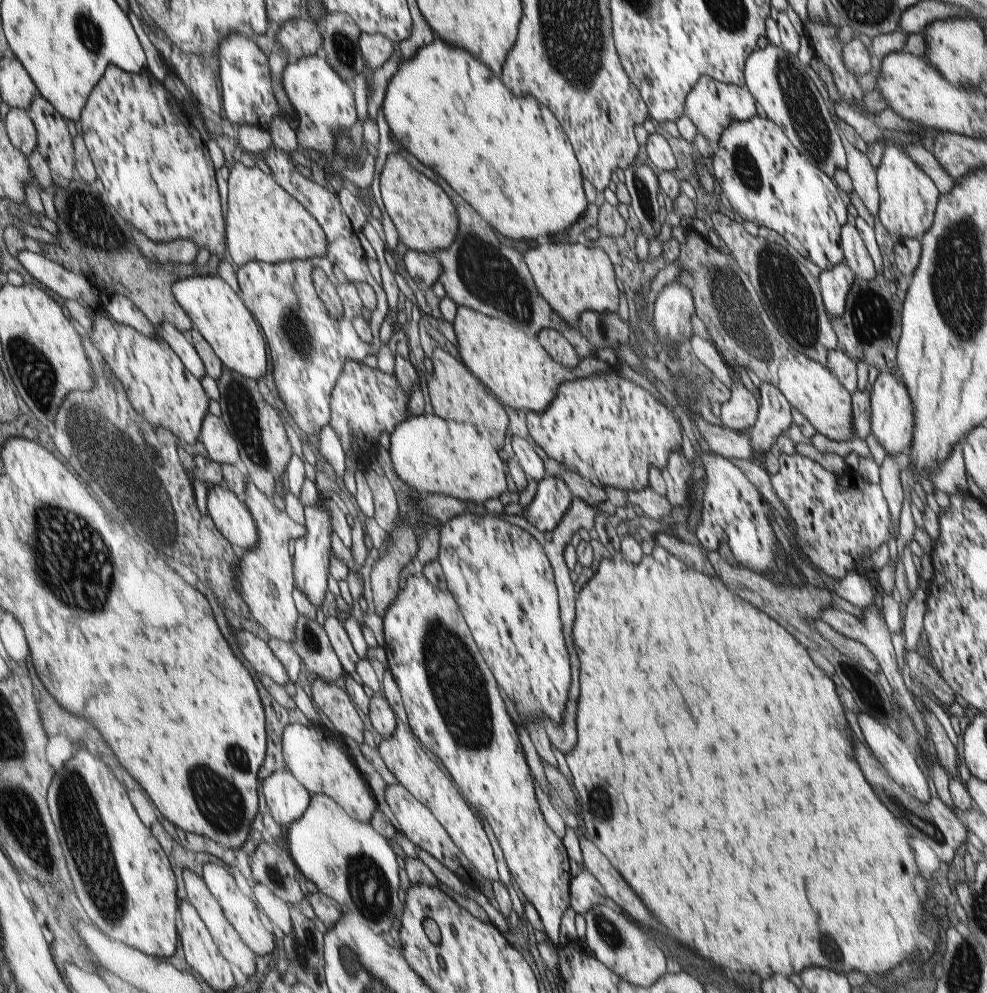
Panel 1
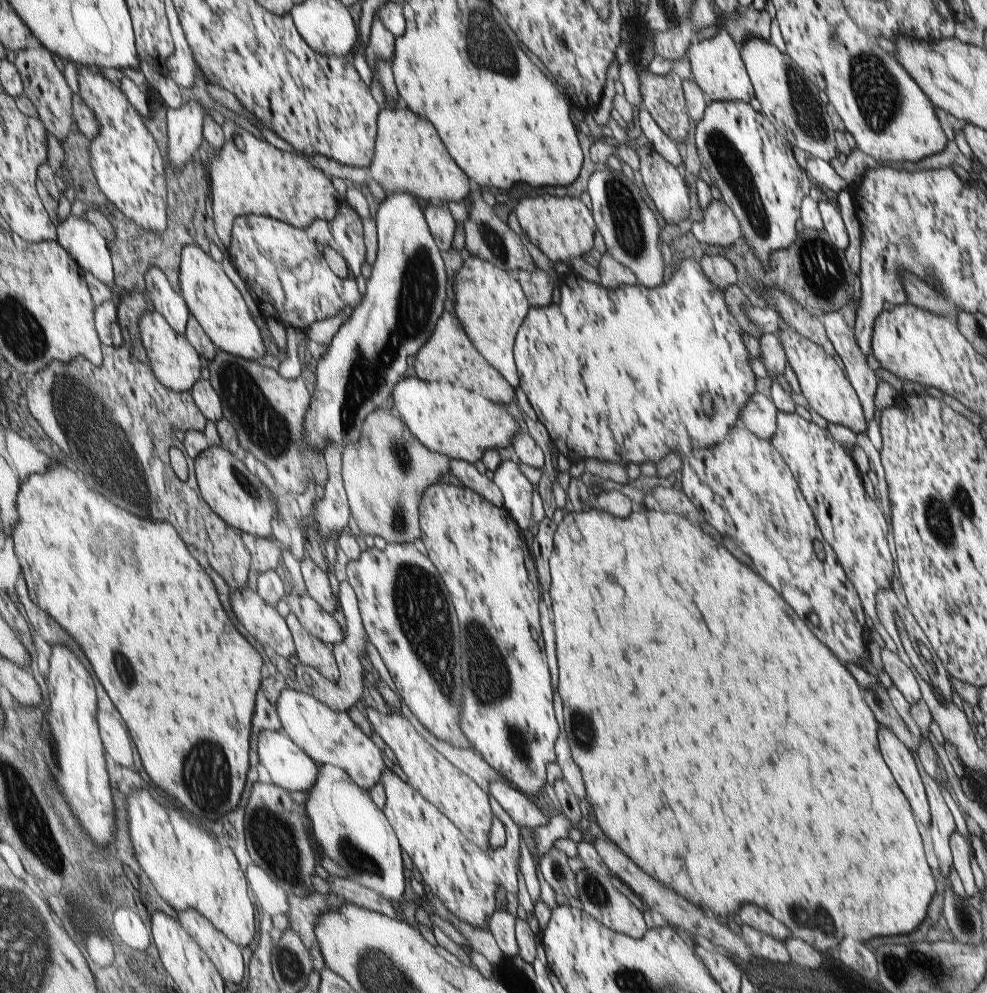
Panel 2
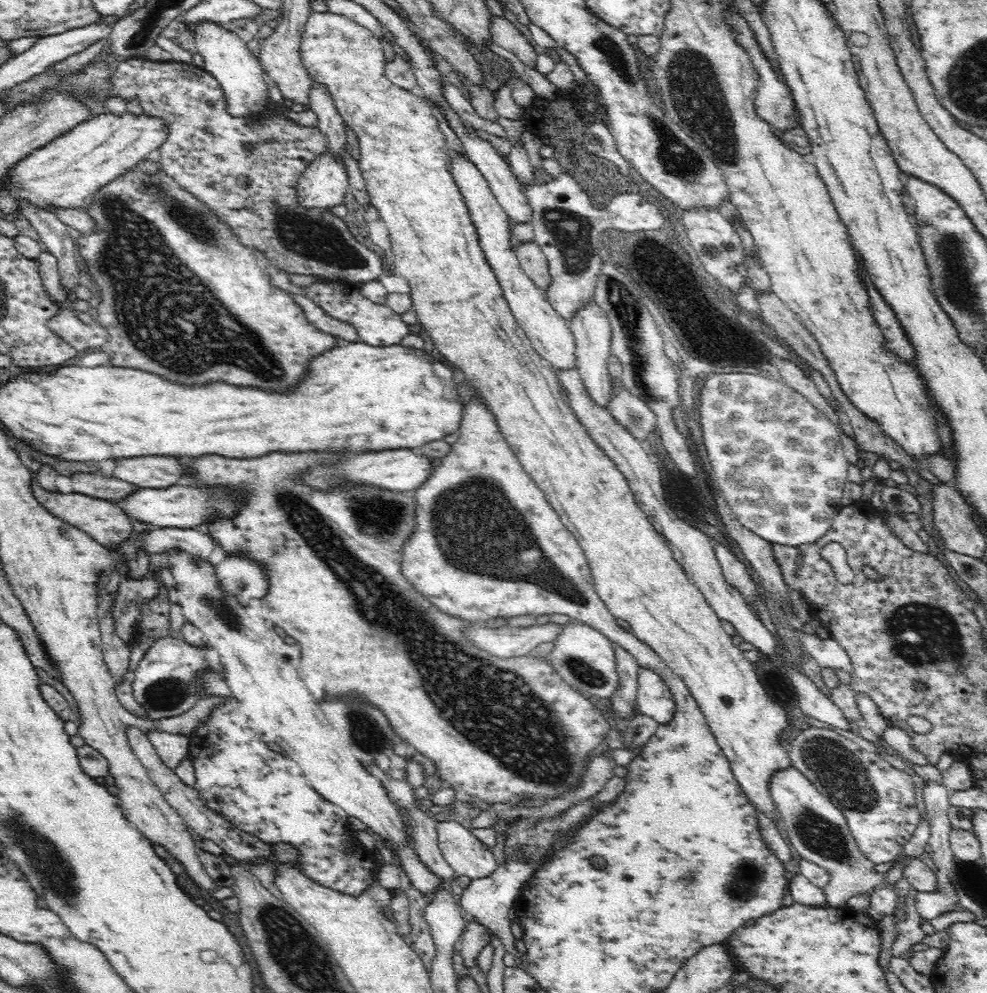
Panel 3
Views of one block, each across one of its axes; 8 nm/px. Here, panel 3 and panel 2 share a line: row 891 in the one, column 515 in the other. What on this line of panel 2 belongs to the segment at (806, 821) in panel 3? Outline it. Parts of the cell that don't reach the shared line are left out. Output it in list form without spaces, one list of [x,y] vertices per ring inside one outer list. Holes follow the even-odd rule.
[[[385,767],[380,777],[384,790],[385,818],[396,830],[401,850],[405,850],[412,866],[421,875],[421,883],[433,892],[441,904],[459,920],[487,929],[488,918],[495,910],[495,886],[501,885],[507,892],[517,894],[517,862],[520,860],[520,835],[518,826],[509,818],[505,810],[493,802],[493,814],[501,822],[505,832],[505,844],[495,850],[481,850],[473,842],[465,839],[441,812],[429,804],[414,788],[399,779],[391,769]],[[489,876],[489,878],[479,878]],[[493,878],[493,880],[491,880]]]

